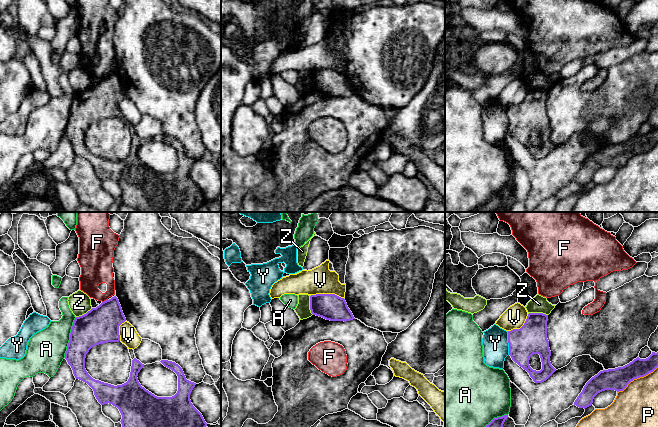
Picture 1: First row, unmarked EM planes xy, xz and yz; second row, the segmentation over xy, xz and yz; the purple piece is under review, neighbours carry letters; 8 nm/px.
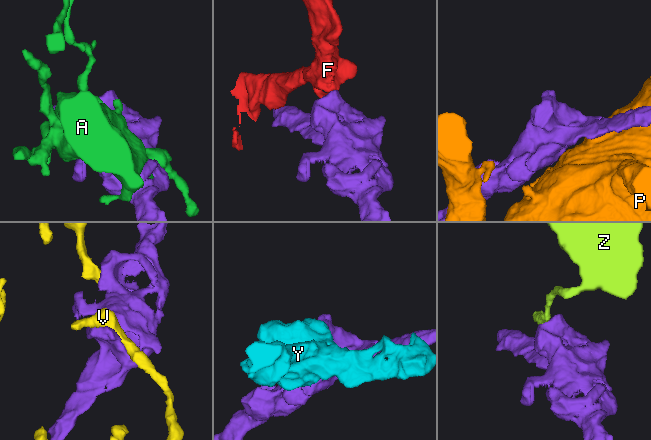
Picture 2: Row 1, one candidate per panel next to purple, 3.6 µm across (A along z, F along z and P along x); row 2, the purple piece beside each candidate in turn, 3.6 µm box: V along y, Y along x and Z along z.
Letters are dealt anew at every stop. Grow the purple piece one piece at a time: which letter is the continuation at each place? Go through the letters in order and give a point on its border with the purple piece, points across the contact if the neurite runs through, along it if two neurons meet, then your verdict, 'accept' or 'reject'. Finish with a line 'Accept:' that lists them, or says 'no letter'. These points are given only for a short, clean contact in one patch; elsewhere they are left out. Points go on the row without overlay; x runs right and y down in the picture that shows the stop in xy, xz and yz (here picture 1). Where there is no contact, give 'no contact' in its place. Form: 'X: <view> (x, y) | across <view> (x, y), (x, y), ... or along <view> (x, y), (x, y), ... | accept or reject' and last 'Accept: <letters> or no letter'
A: xy (70, 113) | reject
F: xy (104, 77) | along xy (107, 75), (102, 78) | reject
P: yz (637, 153) | reject
V: xz (327, 70) | reject
Y: yz (508, 118) | reject
Z: xz (310, 81) | along xz (310, 71), (310, 87), (313, 90) | reject
Accept: no letter

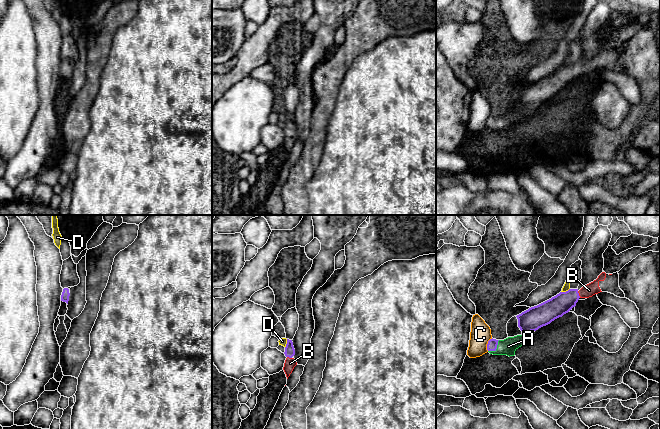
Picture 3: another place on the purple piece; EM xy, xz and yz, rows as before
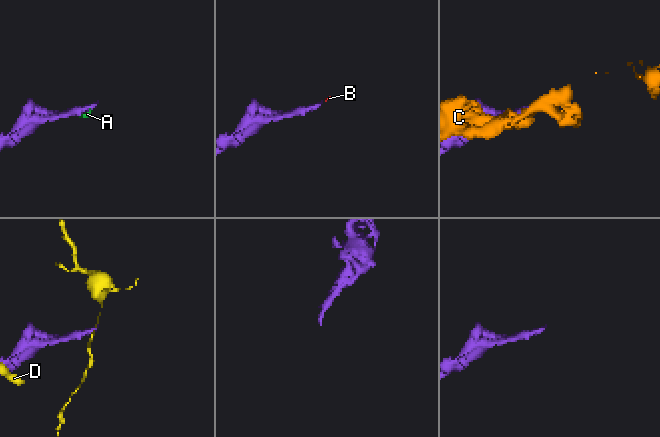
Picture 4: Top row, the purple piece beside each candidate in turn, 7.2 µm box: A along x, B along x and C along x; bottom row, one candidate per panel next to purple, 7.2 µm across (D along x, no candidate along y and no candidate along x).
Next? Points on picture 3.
A: yz (496, 124) | accept
B: yz (578, 70) | across yz (562, 79), (578, 70), (589, 66) | accept
C: yz (487, 120) | reject
D: yz (566, 67) | along yz (569, 64), (561, 68) | reject
Accept: A, B

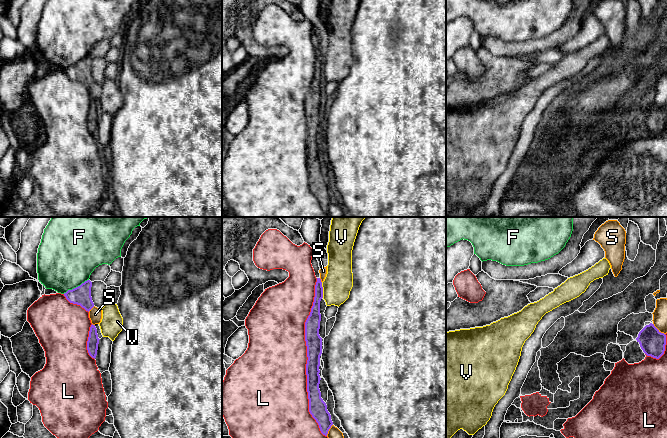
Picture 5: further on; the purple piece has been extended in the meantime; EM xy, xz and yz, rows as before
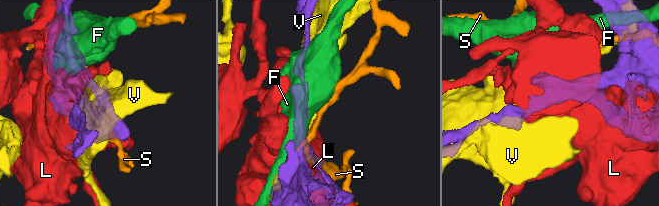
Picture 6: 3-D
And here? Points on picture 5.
F: xy (76, 63) | reject
L: xz (308, 134) | reject
S: xy (91, 84) | reject
V: xz (322, 66) | reject
Accept: no letter

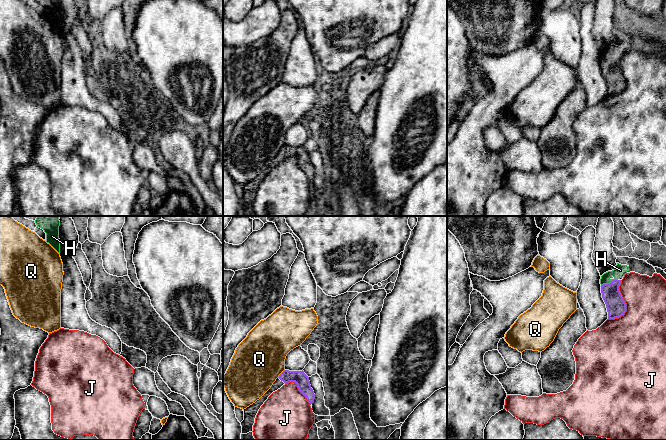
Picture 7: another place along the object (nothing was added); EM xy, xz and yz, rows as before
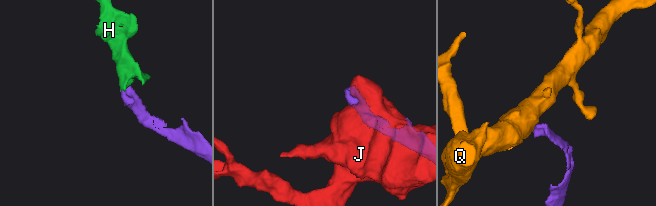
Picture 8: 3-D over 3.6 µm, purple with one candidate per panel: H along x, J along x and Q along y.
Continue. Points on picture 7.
H: yz (609, 59) | across yz (616, 83), (610, 69), (609, 59), (620, 46) | accept
J: yz (625, 80) | reject
Q: xz (281, 149) | reject
Accept: H

